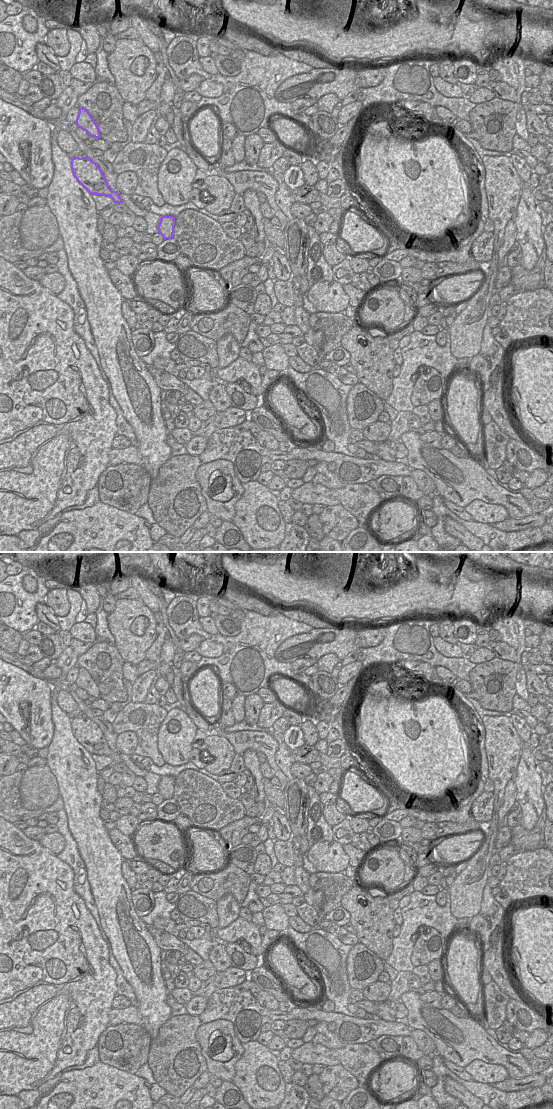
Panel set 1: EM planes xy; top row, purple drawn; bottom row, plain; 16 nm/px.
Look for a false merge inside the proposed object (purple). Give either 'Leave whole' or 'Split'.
Leave whole

